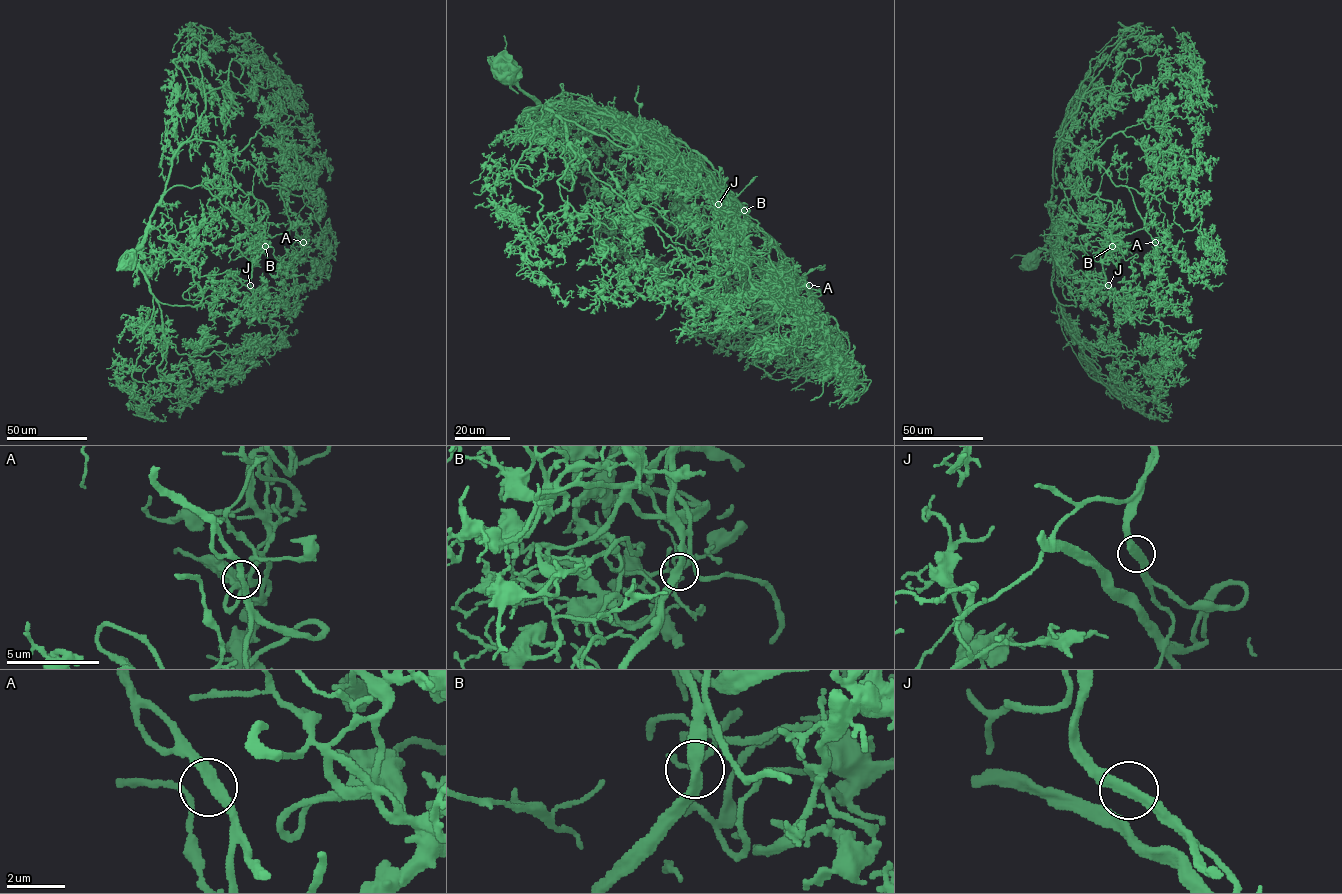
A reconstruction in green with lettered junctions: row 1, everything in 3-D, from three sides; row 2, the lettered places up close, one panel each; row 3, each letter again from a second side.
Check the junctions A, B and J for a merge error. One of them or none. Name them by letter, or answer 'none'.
none

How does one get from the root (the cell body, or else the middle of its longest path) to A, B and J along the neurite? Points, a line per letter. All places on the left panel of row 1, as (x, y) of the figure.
A: (126, 260), (155, 206), (175, 186), (202, 185), (264, 236), (293, 228), (303, 242)
B: (126, 260), (155, 227), (201, 276), (227, 270), (236, 280), (249, 281), (265, 247)
J: (126, 260), (130, 260), (145, 233), (155, 227), (201, 276), (227, 270), (236, 280), (249, 281), (250, 285)

